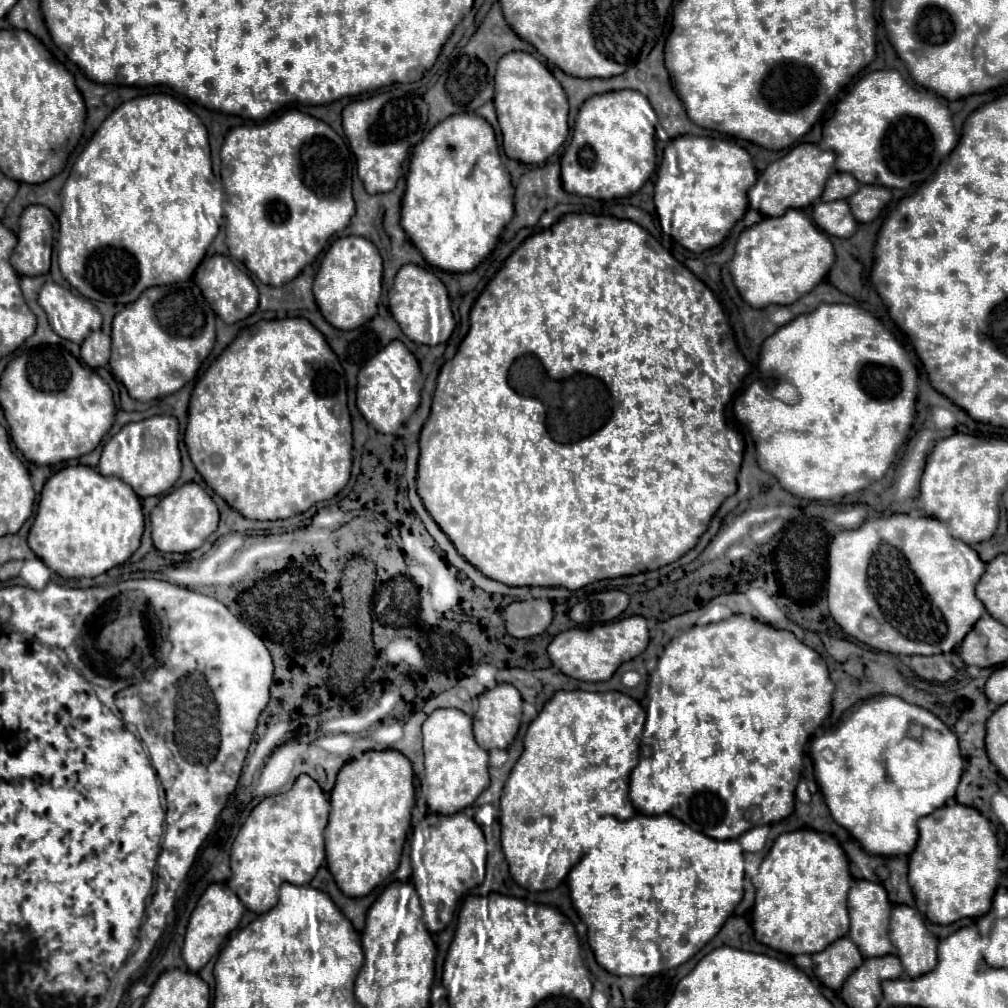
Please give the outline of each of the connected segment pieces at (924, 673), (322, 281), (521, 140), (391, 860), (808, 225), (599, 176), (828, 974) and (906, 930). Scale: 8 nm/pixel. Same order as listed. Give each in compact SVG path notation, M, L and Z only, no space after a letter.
M940 654L938 656L912 656L910 668L924 680L946 682L956 674L956 668L946 662Z
M360 236L338 238L326 252L320 270L314 278L316 304L334 328L356 330L370 322L378 312L378 300L382 292L382 258L378 248Z
M508 52L498 60L494 106L504 138L504 152L524 164L542 164L568 136L568 100L560 82L528 52Z
M368 750L360 758L342 766L336 786L330 792L330 822L326 826L326 860L338 888L352 898L366 896L372 888L384 882L400 862L402 846L410 826L410 812L414 806L414 772L410 760L398 750Z
M788 210L780 218L764 218L762 222L746 228L738 236L736 252L728 264L730 274L734 278L734 284L740 292L740 296L752 306L752 308L764 308L768 304L792 304L800 296L808 294L818 282L822 282L834 264L834 246L828 240L820 228L814 228L814 224L804 216L800 210Z
M636 90L588 98L574 122L572 142L562 156L564 190L596 200L614 200L638 192L656 168L654 124L648 116L654 116L650 102Z
M840 938L832 942L826 950L814 954L812 960L814 960L816 978L824 986L838 990L844 984L844 980L850 976L850 972L856 970L866 958L860 954L860 950L850 938Z
M894 906L890 918L890 938L898 948L898 958L910 978L922 976L936 966L938 938L928 932L924 916L916 908Z

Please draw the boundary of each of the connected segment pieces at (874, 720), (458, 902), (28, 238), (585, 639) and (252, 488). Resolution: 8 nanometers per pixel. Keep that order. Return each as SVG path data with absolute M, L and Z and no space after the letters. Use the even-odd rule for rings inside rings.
M874 696L862 702L840 728L826 736L814 738L810 752L814 760L814 778L824 794L832 818L844 826L868 854L878 856L910 854L918 838L916 822L922 816L932 814L932 810L944 806L946 800L956 794L964 770L958 738L948 730L948 726L942 724L932 712L908 704L898 696ZM824 748L834 752L832 760L820 756Z
M456 812L456 814L428 814L420 824L416 824L412 830L410 839L410 859L413 868L412 878L410 882L416 888L418 896L420 896L420 904L424 910L424 922L428 926L430 932L440 932L448 926L448 922L452 920L455 913L462 906L466 892L478 884L482 884L484 880L484 866L486 866L486 842L484 842L484 834L480 830L480 826L468 818L464 812Z
M28 206L20 216L18 246L10 264L20 276L40 276L50 270L54 214L46 206Z
M630 616L590 628L570 628L550 642L548 654L552 664L566 676L584 682L604 682L612 678L620 664L636 658L648 646L648 638L646 620L642 616Z
M284 318L284 320L260 320L254 326L246 326L234 342L222 352L222 356L208 368L208 372L198 380L188 410L188 428L186 428L186 446L196 470L202 474L206 484L224 498L234 510L244 514L250 520L278 520L290 518L306 512L310 506L322 500L334 498L350 478L352 468L352 422L346 404L346 380L344 370L330 350L326 338L318 328L314 328L306 318Z

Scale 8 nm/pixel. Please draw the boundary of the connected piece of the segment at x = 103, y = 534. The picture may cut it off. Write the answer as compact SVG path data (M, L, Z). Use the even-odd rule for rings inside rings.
M76 464L62 468L44 484L28 546L60 576L94 578L124 564L138 550L143 531L144 514L132 486Z

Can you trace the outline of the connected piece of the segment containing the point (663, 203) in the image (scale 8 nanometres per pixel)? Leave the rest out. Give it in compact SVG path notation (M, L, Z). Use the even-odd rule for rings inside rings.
M706 136L674 138L664 150L654 184L653 198L662 232L690 252L704 252L718 246L748 210L746 192L756 181L757 170L742 146Z

